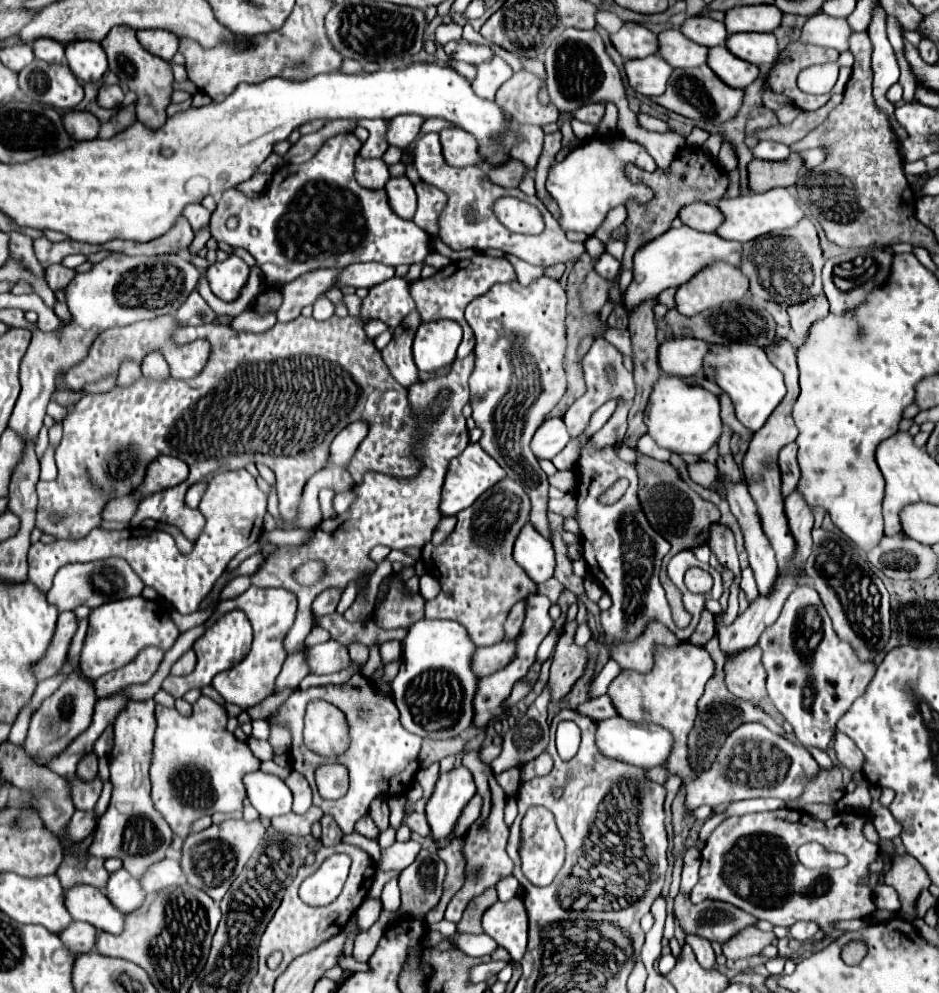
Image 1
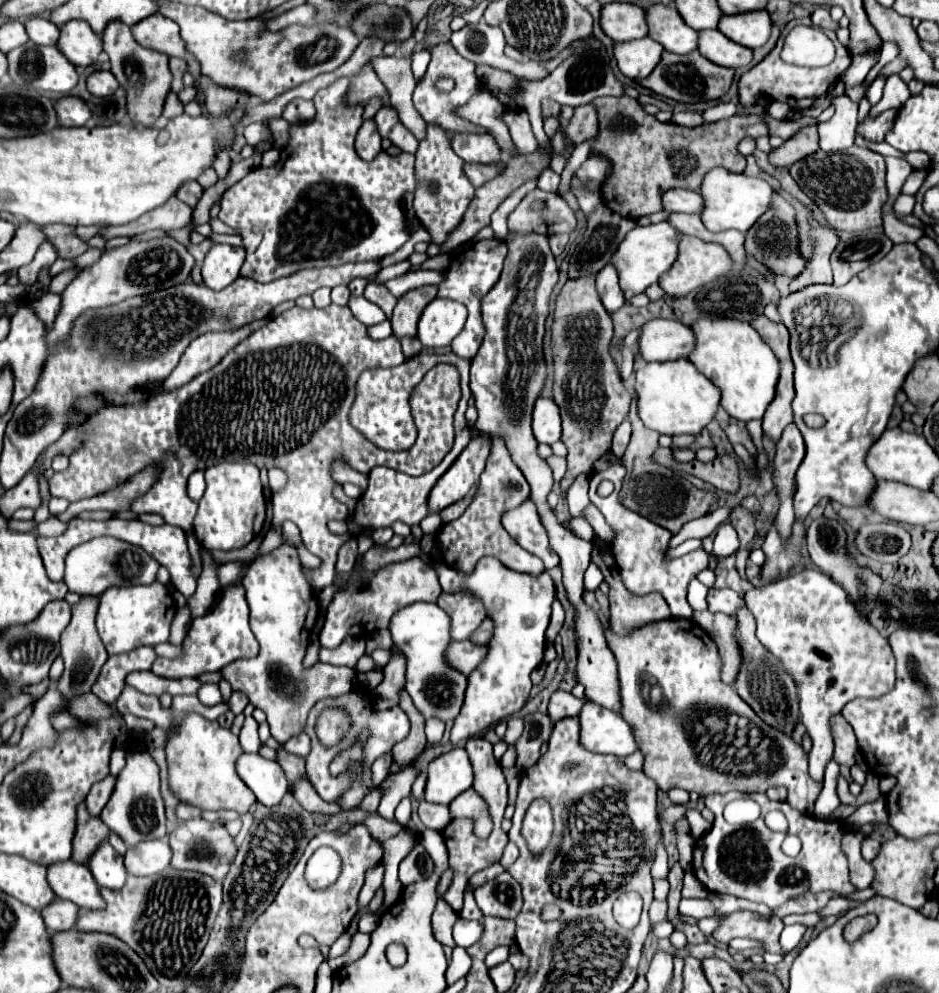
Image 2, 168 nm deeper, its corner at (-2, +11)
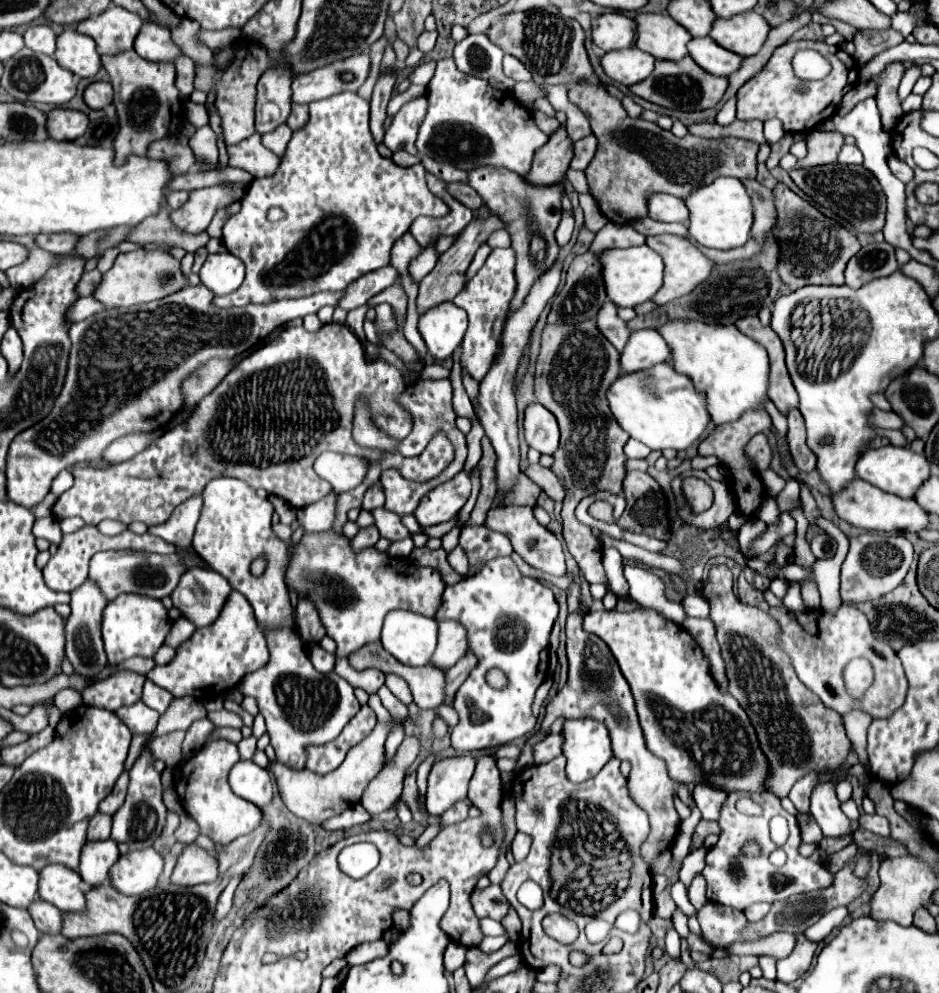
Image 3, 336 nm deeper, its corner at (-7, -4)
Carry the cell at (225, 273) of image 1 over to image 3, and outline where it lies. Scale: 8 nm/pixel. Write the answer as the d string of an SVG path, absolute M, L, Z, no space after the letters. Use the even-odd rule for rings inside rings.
M232 253L208 255L200 269L200 279L210 291L214 291L216 297L224 297L242 285L244 263Z

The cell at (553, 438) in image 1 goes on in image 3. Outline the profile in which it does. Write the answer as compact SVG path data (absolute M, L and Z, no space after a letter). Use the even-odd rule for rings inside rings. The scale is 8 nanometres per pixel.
M534 403L526 409L526 419L524 419L524 433L526 441L532 449L554 455L560 439L558 431L558 421L556 417L540 403Z

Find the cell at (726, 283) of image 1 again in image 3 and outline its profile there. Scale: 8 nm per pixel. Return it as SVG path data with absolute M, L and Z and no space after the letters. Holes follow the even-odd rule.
M656 235L656 237L646 237L646 245L652 247L656 253L662 255L664 259L664 285L662 289L652 297L652 301L656 305L666 305L672 299L684 297L688 293L692 293L700 283L704 283L704 279L708 279L708 275L712 273L712 267L716 265L712 259L708 259L698 247L694 247L688 239L684 237L676 237L676 235Z

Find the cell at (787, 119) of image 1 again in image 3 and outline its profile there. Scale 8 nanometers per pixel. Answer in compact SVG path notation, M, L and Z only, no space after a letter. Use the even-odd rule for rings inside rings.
M770 119L770 121L764 123L764 137L768 139L770 145L776 143L776 141L780 141L784 135L786 135L786 131L784 131L780 119Z

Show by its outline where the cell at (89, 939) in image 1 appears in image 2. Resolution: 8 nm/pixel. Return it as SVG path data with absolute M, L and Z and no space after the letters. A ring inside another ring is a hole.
M55 898L55 902L47 904L41 910L41 918L49 932L71 930L75 926L77 916L79 916L79 908L75 904L71 904L69 900L59 900L59 898Z

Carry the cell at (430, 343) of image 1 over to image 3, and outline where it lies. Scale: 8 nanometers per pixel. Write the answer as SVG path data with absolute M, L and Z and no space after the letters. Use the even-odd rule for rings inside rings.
M450 301L426 311L426 315L422 315L418 323L426 347L436 359L446 359L456 351L456 347L464 339L466 327L466 311Z

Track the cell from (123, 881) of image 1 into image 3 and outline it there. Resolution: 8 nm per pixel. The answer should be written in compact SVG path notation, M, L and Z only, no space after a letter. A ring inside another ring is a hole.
M112 839L92 841L92 843L88 841L86 847L82 849L78 873L88 887L108 885L110 883L108 871L112 869L112 865L116 863L118 857L120 857L118 845Z

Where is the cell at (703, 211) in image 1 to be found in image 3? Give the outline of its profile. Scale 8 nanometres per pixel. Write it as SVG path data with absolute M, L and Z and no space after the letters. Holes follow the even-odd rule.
M652 195L648 199L650 219L664 221L664 223L686 223L688 221L688 207L684 207L684 201L672 195Z

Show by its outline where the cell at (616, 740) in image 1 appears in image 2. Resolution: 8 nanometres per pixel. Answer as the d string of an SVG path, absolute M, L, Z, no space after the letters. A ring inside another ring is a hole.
M585 702L579 712L579 742L585 750L597 754L627 756L637 750L631 726L615 712L607 708Z

